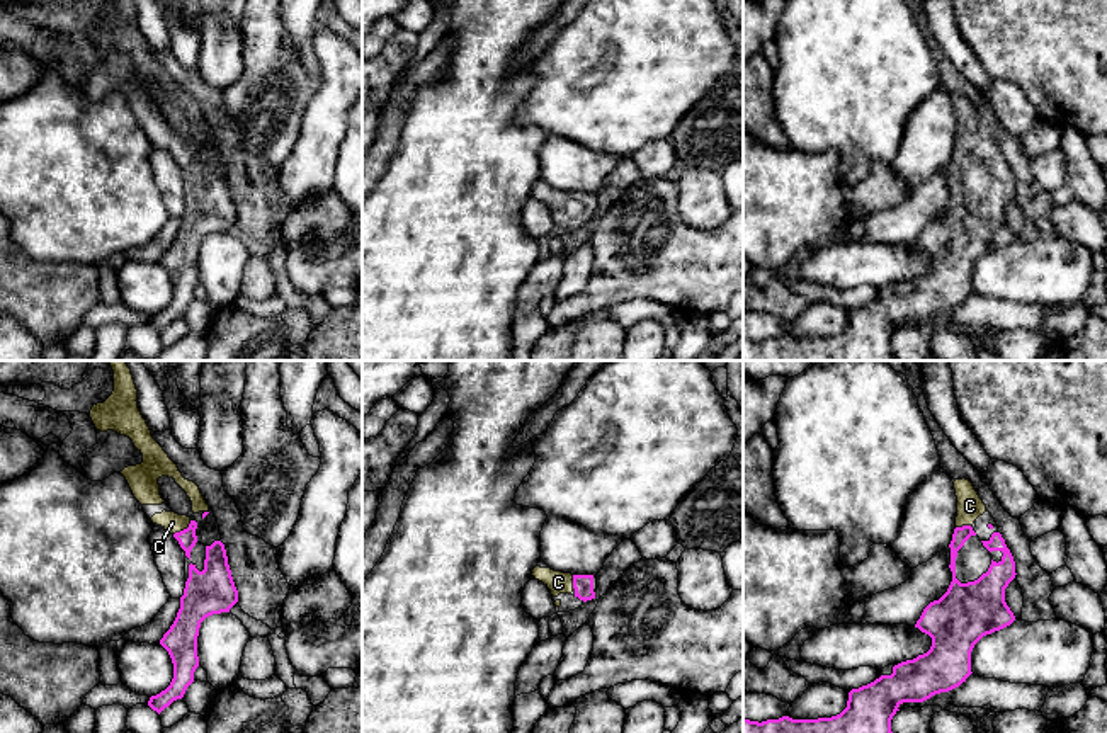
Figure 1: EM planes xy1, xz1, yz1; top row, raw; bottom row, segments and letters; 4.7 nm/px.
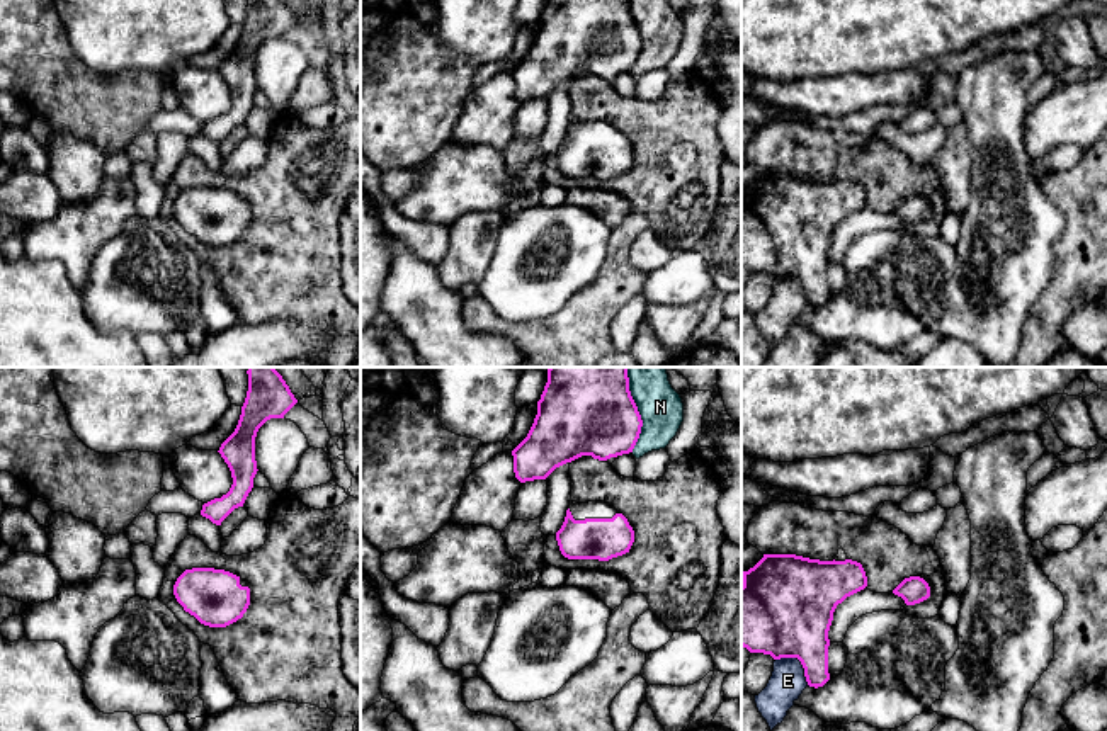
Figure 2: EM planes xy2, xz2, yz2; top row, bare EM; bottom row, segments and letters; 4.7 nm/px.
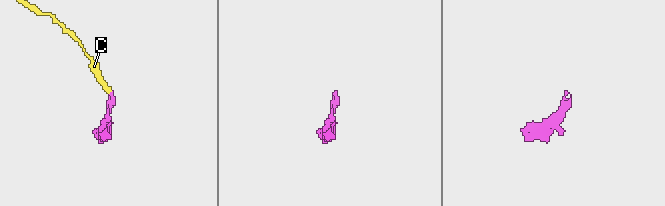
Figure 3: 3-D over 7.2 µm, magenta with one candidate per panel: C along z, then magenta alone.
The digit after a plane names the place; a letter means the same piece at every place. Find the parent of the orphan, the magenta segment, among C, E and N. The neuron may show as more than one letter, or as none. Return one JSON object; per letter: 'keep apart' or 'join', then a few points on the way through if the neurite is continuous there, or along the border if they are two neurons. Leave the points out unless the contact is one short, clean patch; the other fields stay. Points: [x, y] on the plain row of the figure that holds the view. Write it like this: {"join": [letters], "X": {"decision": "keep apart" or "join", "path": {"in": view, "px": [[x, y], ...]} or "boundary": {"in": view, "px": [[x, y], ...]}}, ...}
{"join": ["C"], "C": {"decision": "join", "path": {"in": "xy1", "px": [[186, 157], [184, 148], [172, 142]]}}, "E": {"decision": "keep apart", "boundary": {"in": "yz2", "px": [[776, 277], [796, 277], [810, 305]]}}, "N": {"decision": "keep apart"}}

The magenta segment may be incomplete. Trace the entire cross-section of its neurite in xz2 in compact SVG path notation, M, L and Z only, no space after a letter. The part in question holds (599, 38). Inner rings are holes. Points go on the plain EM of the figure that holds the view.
M548 0L527 56L512 70L520 102L546 99L556 87L582 75L607 80L633 71L643 39L629 0Z

